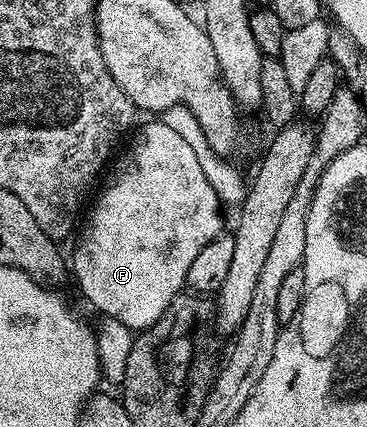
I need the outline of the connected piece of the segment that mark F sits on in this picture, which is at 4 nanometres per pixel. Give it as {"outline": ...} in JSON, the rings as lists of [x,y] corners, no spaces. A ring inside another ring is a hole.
{"outline":[[[163,121],[148,123],[138,131],[128,152],[115,160],[116,168],[108,179],[108,188],[97,197],[72,259],[70,255],[70,271],[74,279],[76,275],[81,293],[100,310],[101,316],[116,318],[131,329],[152,327],[164,316],[164,310],[187,284],[194,257],[222,231],[222,204],[210,181],[206,181],[198,153]]]}

